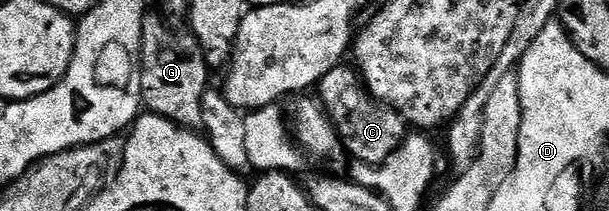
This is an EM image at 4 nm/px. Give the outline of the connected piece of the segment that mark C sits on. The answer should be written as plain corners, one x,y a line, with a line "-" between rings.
342,65
331,69
321,79
315,88
316,98
319,100
324,112
328,115
342,148
349,150
349,155
353,159
358,159
366,168
375,168
382,163
386,163
393,154
396,153
397,147
405,140
407,134
407,124
396,111
378,103
365,90
358,72
352,66

